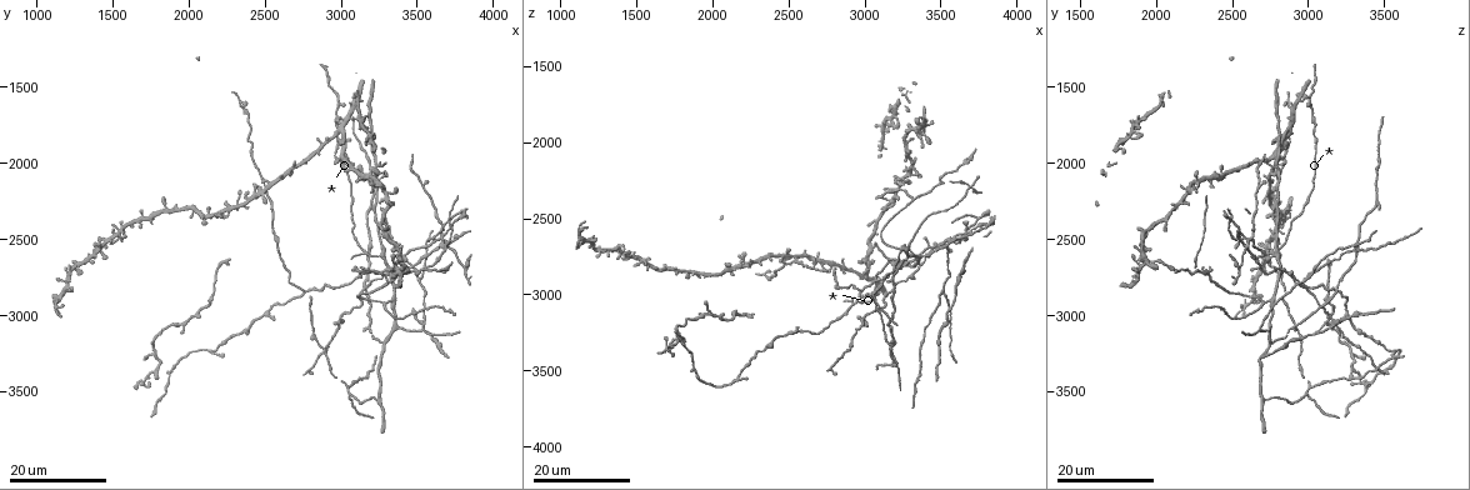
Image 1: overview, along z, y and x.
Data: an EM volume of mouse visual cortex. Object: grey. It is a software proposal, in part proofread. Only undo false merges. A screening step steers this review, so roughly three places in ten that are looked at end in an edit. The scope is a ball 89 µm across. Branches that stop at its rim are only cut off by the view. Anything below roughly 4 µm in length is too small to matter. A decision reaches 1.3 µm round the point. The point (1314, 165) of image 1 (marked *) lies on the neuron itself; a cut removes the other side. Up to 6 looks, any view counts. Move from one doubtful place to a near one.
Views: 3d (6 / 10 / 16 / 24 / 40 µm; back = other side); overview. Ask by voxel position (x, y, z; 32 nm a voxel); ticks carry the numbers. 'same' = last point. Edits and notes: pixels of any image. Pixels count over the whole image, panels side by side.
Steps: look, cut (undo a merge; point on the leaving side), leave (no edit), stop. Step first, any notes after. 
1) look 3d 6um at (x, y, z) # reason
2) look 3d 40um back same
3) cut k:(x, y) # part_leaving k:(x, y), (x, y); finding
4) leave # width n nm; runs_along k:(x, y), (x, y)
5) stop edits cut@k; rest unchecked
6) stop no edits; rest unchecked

look 3d 24um at (3060, 2080, 3040)

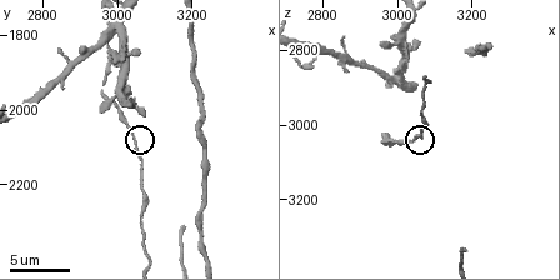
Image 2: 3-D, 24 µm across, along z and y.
look 3d 10um at (3040, 2060, 3050)

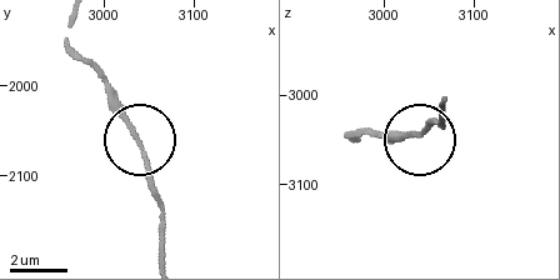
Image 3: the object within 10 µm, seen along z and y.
leave # runs_along 3:(121, 103), (124, 121), (145, 150), (158, 205); all the same neuron

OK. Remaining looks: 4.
look 3d 24um at (3060, 3520, 2980) # three arms meet

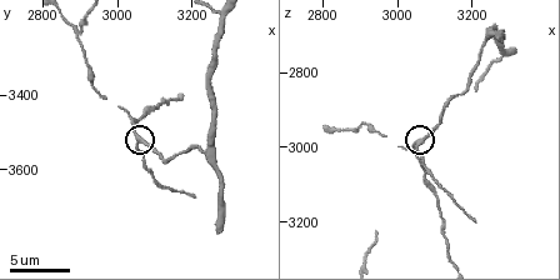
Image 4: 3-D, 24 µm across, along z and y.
look 3d 10um at (3060, 3520, 2990) # zoom in

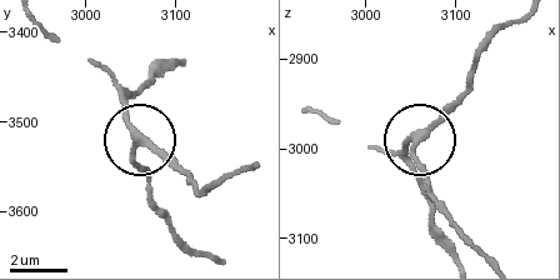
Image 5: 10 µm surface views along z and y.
leave # runs_along 5:(248, 166), (199, 190), (140, 144), (133, 154), (146, 194); all the same neuron

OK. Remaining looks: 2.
look 3d 24um at (3360, 3080, 2740)

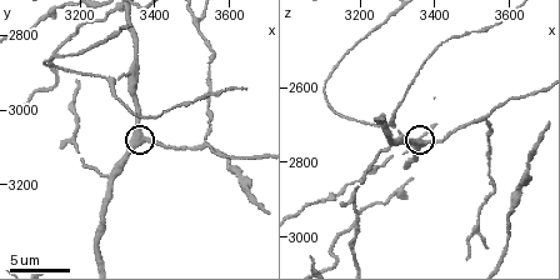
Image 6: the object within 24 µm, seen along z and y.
look 3d 10um at (3370, 3080, 2750)

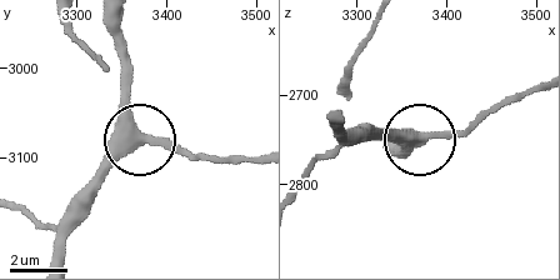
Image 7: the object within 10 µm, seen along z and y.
leave # runs_along 7:(120, 25), (129, 125), (149, 141), (204, 154); all the same neuron

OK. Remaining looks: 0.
stop no edits; rest unchecked

